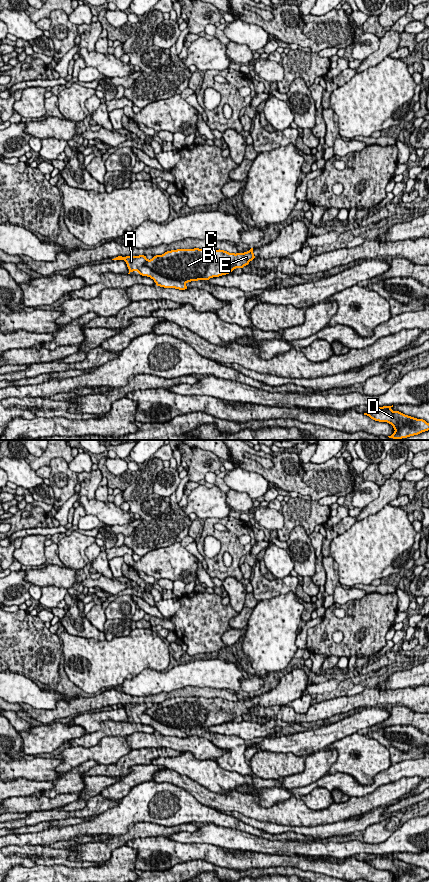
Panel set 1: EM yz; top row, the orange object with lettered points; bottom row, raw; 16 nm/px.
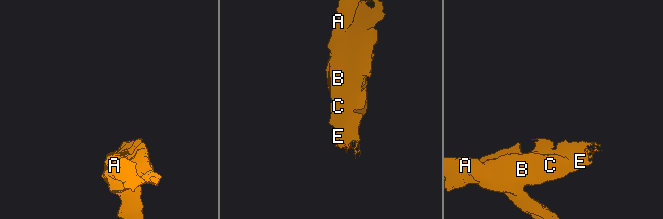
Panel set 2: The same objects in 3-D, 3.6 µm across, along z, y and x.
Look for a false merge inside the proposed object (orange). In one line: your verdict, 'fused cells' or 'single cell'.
fused cells

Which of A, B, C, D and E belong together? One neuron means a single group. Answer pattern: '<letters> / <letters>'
A D / B C E

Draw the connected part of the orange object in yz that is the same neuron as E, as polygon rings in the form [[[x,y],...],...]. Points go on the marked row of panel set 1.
[[[254,247],[245,253],[228,253],[219,250],[177,249],[156,255],[145,265],[155,273],[185,284],[191,281],[209,280],[231,273],[235,268],[243,268],[256,257]]]

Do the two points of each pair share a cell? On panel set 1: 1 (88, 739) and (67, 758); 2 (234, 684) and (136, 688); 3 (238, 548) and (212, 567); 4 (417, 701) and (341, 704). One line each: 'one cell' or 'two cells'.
1: two cells
2: one cell
3: one cell
4: one cell

